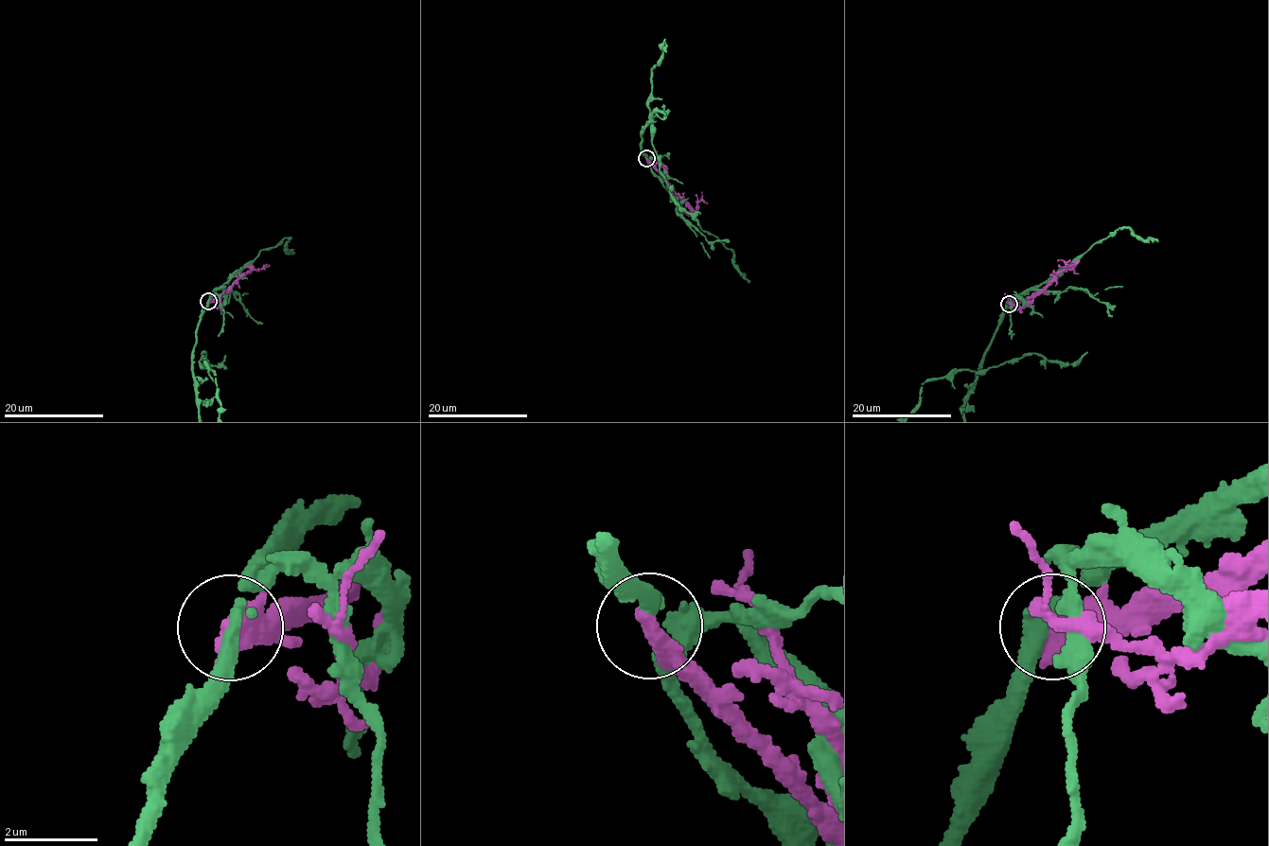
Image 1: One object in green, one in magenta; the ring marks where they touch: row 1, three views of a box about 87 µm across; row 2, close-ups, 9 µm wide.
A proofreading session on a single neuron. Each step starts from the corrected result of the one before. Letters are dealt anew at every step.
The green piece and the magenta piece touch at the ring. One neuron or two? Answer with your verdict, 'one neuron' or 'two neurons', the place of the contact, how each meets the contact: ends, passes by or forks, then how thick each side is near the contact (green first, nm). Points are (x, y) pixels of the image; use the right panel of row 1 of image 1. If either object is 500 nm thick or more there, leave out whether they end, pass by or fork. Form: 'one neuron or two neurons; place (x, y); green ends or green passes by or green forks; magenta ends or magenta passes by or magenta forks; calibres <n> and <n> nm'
two neurons; place (1009, 304); calibres 320 and 600 nm

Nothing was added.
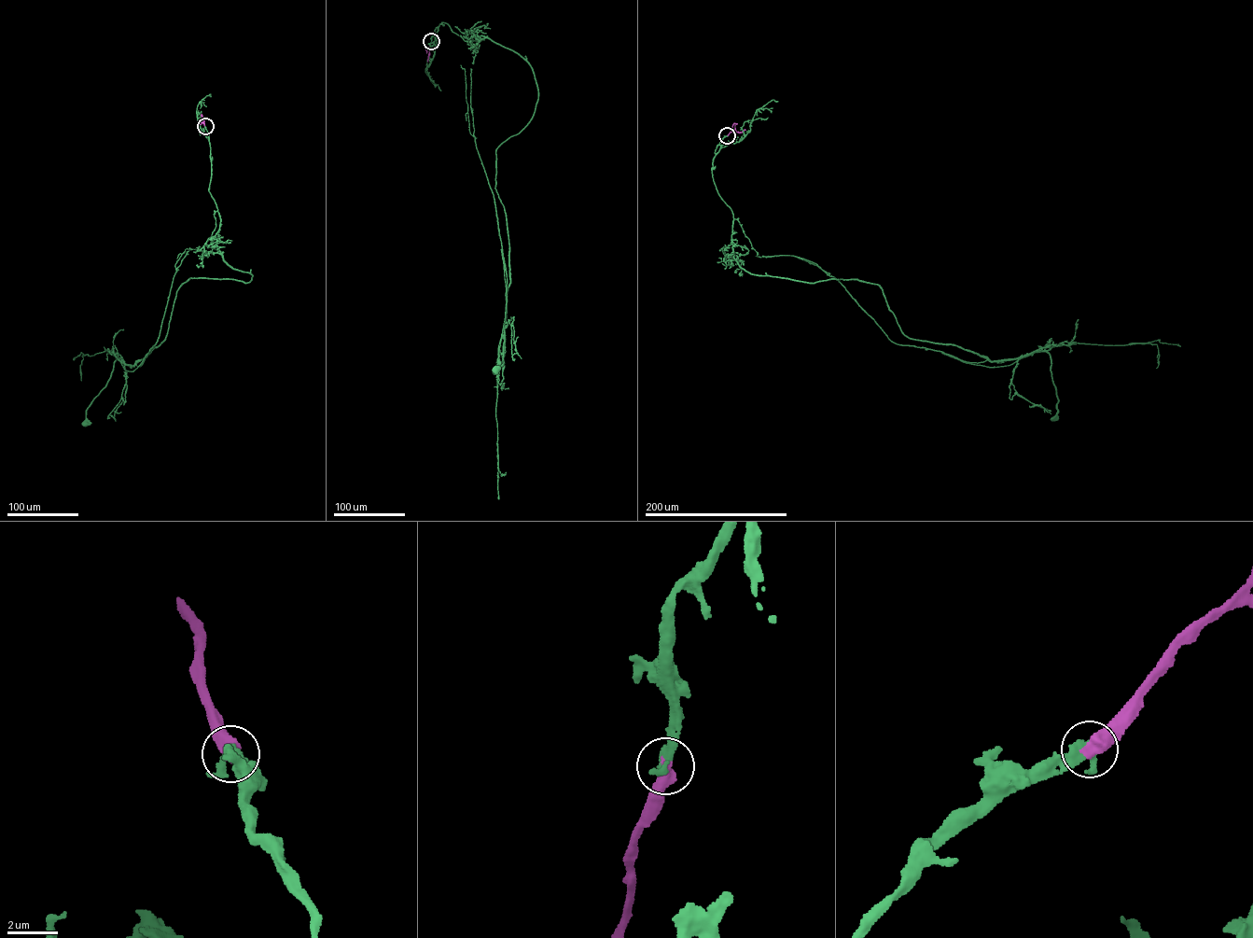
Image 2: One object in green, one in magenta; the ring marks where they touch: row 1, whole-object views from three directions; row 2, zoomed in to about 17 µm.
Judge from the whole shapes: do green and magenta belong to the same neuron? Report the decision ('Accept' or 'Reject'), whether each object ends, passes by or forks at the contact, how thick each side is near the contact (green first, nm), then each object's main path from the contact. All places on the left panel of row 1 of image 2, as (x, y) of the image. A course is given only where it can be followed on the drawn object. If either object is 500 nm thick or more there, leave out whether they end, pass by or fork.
Accept. Thickness 320 nm (green) against 550 nm. Course of green: (205, 127), (215, 246), (251, 280), (181, 284), (165, 339), (134, 365), (117, 358), (85, 424). Course of magenta: (205, 127), (201, 114), (204, 121)

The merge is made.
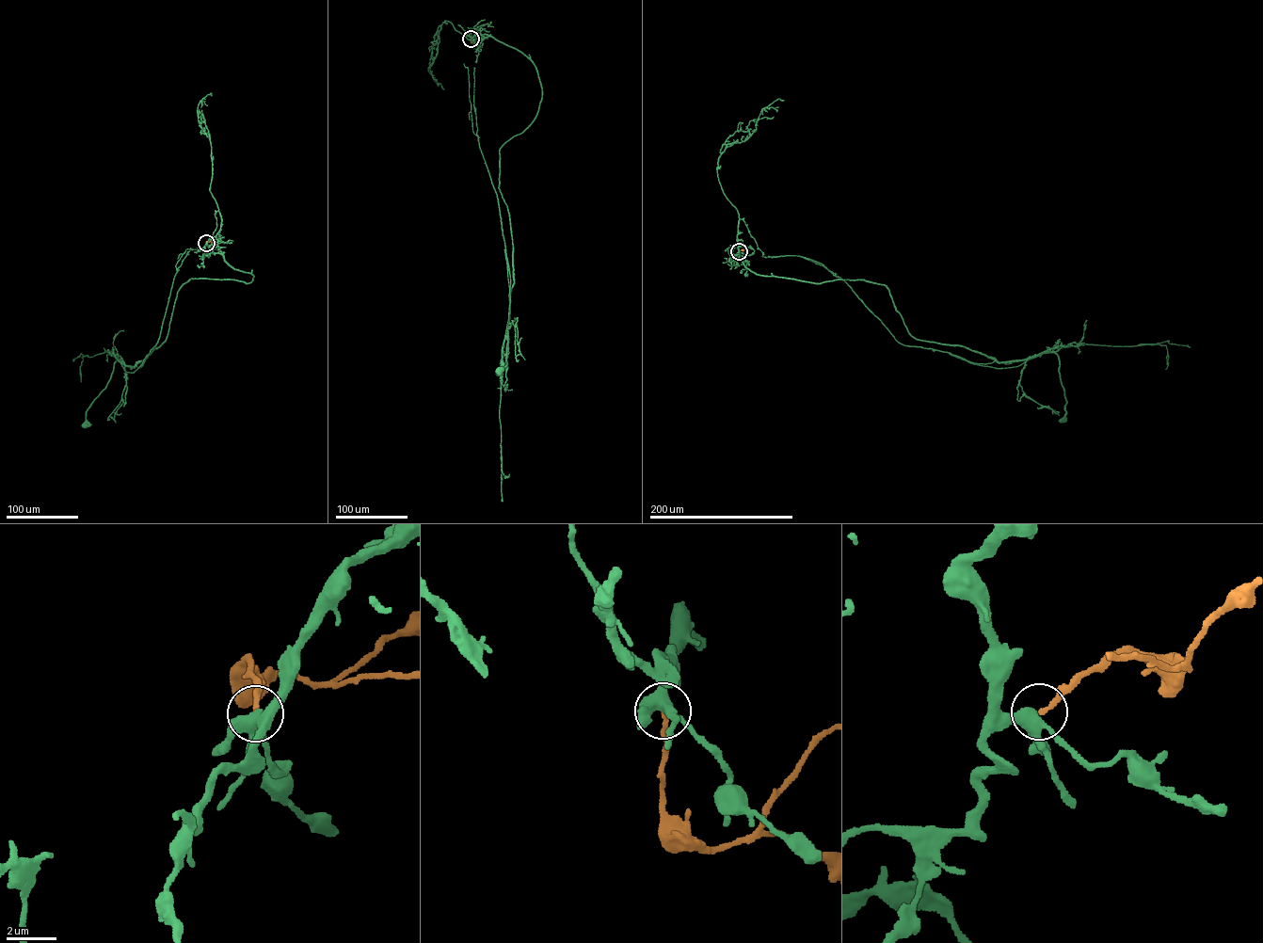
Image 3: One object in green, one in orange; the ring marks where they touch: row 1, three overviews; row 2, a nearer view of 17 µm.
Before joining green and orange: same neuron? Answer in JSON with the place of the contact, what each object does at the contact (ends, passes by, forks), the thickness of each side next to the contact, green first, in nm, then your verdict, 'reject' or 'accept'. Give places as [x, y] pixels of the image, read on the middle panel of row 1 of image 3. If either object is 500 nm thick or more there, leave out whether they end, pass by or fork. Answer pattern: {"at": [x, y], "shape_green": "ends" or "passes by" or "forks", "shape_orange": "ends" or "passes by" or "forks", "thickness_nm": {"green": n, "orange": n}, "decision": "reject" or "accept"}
{"at": [471, 39], "shape_green": "forks", "shape_orange": "ends", "thickness_nm": {"green": 400, "orange": 190}, "decision": "accept"}

